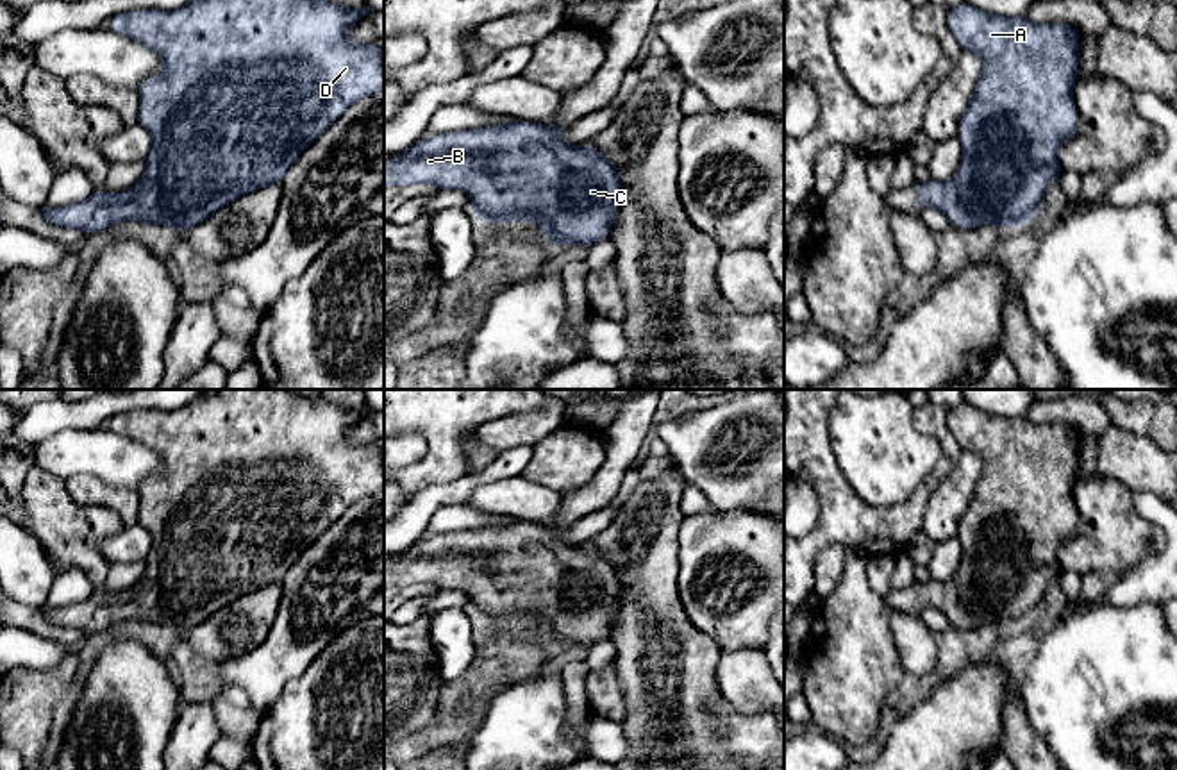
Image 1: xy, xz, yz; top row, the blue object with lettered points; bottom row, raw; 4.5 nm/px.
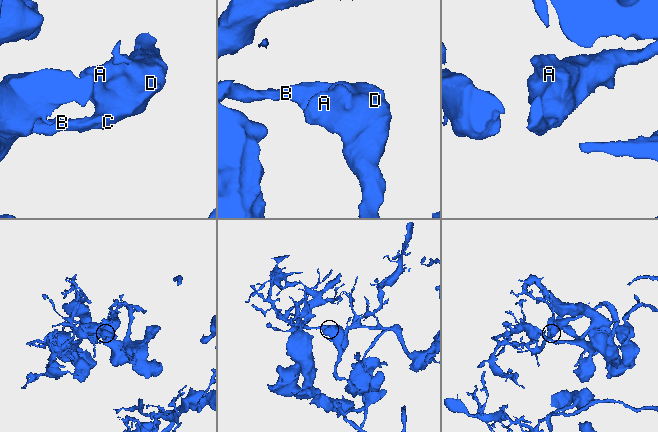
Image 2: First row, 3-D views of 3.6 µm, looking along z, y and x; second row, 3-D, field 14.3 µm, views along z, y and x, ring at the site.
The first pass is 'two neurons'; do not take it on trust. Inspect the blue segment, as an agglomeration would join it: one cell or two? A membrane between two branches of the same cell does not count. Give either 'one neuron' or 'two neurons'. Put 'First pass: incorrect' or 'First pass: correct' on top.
First pass: incorrect
one neuron

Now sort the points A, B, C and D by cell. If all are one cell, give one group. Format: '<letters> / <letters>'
A B C D

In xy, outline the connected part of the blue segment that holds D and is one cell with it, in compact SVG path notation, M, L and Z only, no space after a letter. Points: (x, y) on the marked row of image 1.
M191 0L175 11L130 11L107 27L127 36L163 61L163 71L143 80L138 121L152 138L145 173L123 193L93 191L64 207L39 205L45 220L93 234L109 225L138 220L143 225L173 225L186 234L230 202L282 182L298 155L314 143L352 104L384 88L384 52L375 43L352 43L346 30L370 11L329 0Z

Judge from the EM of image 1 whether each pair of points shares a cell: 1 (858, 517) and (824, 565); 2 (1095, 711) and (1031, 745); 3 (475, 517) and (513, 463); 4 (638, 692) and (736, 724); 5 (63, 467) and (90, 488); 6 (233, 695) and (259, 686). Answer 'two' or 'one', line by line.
1: two
2: two
3: two
4: two
5: two
6: two

